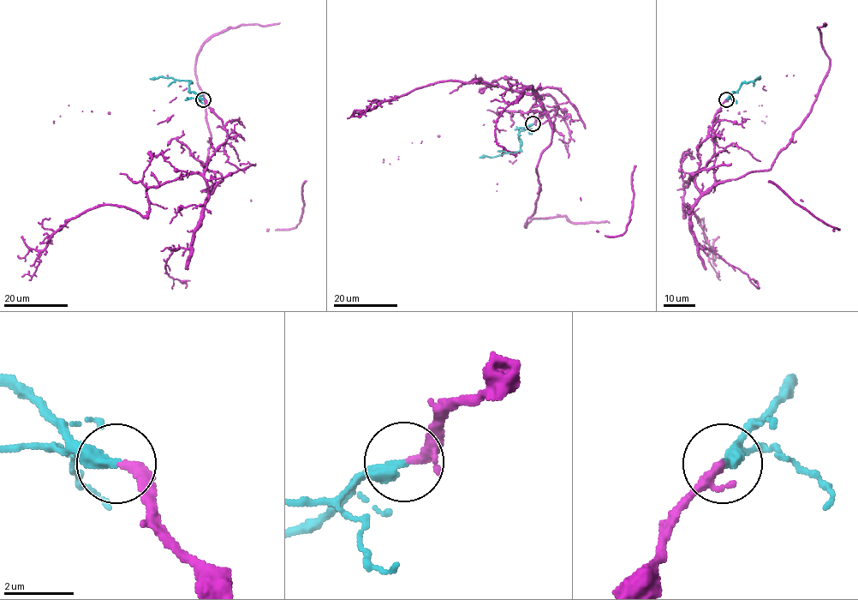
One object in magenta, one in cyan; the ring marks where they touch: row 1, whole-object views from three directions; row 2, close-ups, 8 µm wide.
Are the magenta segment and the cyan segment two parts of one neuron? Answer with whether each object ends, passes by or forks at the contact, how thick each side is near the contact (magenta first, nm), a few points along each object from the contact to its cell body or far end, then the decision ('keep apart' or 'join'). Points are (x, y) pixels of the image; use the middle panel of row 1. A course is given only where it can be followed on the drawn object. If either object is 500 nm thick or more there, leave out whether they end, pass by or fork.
magenta ends | cyan ends | 280/360 nm | magenta via (533, 124), (557, 105), (550, 95), (533, 93), (552, 134), (525, 226), (557, 216), (609, 222) | cyan via (533, 124), (520, 132), (521, 146), (518, 151), (479, 158) | join

